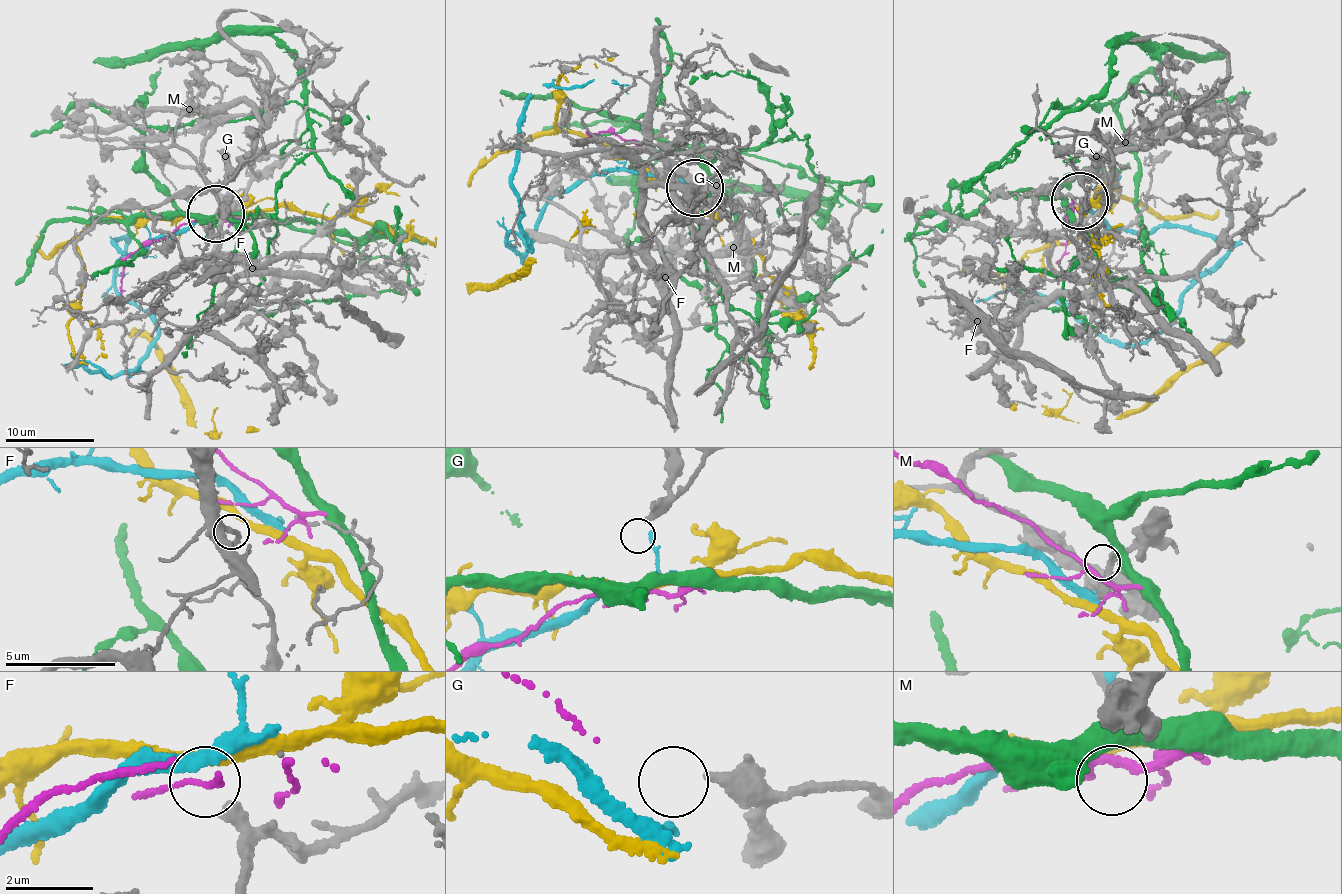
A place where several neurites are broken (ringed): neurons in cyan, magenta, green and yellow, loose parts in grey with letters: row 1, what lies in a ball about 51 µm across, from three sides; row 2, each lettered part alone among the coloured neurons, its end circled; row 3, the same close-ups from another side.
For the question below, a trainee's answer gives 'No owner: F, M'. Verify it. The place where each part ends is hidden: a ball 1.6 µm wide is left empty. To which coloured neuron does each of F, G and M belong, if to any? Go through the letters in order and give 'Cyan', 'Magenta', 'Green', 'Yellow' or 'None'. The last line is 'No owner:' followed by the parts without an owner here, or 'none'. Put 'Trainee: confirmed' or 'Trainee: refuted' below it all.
F: None
G: None
M: None
No owner: F, G, M
Trainee: refuted

